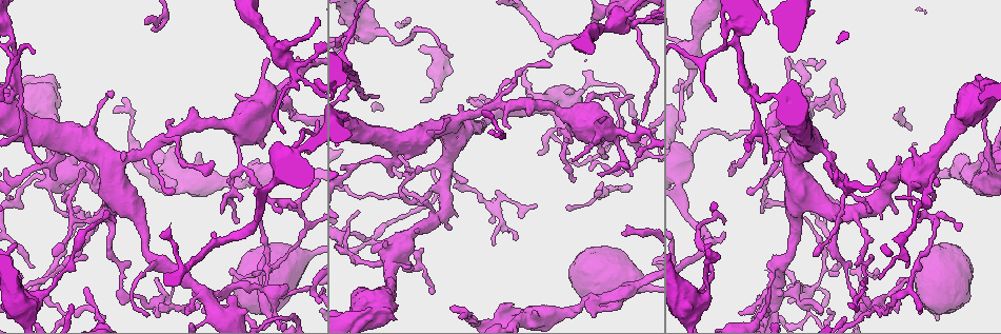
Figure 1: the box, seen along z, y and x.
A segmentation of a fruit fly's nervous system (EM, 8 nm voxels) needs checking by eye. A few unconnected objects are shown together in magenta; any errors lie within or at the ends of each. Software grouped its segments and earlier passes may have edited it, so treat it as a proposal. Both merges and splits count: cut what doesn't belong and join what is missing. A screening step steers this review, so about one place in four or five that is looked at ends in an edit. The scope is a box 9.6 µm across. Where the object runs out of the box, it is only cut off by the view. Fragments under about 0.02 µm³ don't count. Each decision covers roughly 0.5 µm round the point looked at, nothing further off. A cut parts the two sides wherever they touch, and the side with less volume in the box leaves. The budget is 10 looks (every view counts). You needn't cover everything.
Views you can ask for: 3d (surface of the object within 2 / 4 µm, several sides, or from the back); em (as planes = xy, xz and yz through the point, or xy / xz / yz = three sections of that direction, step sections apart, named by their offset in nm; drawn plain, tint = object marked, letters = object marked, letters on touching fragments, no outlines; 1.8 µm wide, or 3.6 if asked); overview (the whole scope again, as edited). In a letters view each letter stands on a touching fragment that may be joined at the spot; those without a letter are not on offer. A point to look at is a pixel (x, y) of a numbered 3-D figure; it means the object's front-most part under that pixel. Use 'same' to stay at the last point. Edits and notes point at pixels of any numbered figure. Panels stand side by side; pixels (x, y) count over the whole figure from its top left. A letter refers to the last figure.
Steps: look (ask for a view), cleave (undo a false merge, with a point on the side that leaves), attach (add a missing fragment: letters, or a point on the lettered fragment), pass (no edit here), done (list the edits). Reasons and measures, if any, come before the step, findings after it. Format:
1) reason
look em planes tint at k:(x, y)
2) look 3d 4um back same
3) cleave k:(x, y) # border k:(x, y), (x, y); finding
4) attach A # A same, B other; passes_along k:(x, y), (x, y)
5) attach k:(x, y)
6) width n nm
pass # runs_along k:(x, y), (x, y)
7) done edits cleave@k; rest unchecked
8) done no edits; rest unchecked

abrupt turn
look 3d 2um at 1:(828, 100)

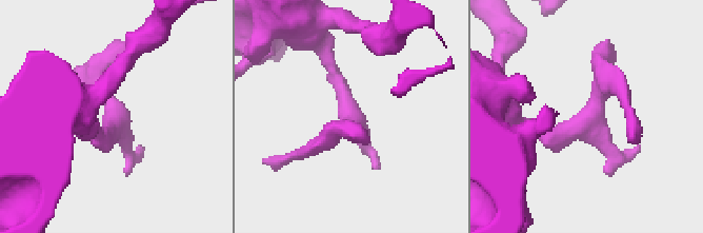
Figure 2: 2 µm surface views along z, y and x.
look em planes letters at 2:(113, 116)

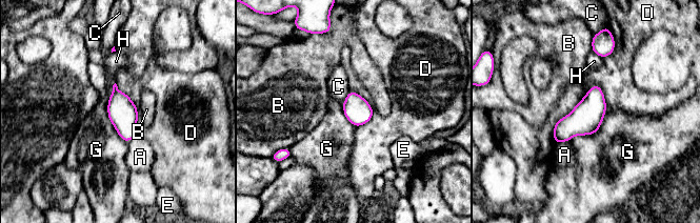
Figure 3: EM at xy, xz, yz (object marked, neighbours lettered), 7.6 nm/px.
pass # A other, B other, C other, D other, E other, G other, H other; border 3:(115, 82), (108, 97); continuous, no second cell

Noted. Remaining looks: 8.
thick turns thin
look 3d 4um back at 1:(261, 283)

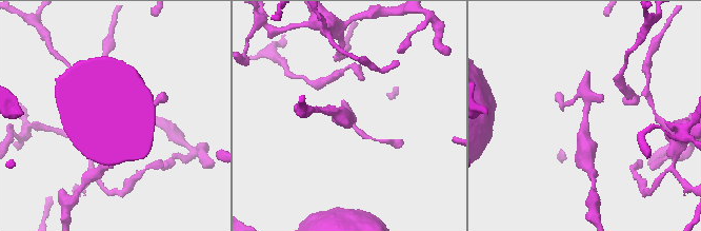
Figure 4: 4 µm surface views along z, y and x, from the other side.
need the tissue
look em xz step 4 tint at 4:(584, 120)

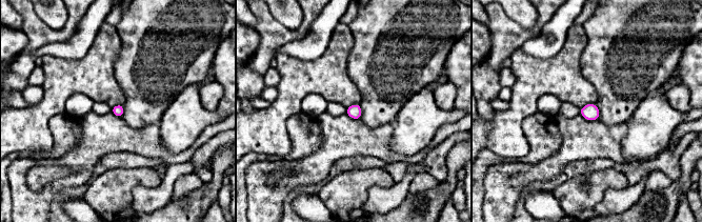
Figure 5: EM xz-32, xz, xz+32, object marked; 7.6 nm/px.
look em planes letters same

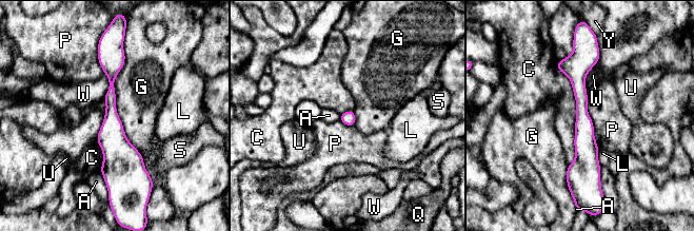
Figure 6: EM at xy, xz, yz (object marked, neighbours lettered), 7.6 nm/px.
pass # A other, C other, G other, L other, P other, Q other, S other, U other, W other, Y other; continuous, no second cell

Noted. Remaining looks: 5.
thick turns thin
look em 3.6um yz step 8 tint at 1:(228, 315)

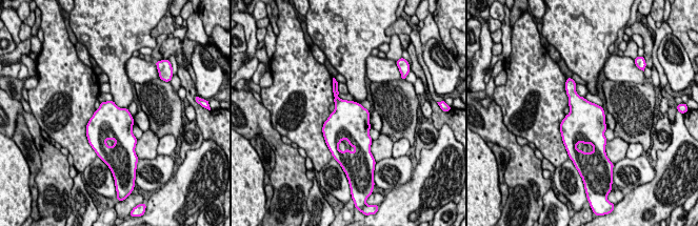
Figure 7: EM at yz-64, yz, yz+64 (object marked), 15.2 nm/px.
cut it another way
look em 3.6um planes letters same

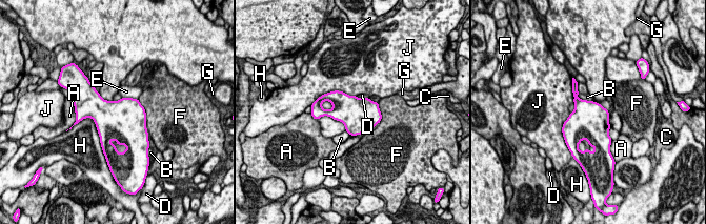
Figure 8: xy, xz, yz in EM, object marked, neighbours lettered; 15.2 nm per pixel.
longest_contact F 550 nm
pass # A other, B other, C other, D other, E other, F other, G other, H other, J other; border 8:(83, 118), (94, 121), (102, 147); continuous, no second cell

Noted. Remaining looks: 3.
tapers out
look em xy step 4 letters at 1:(451, 307)

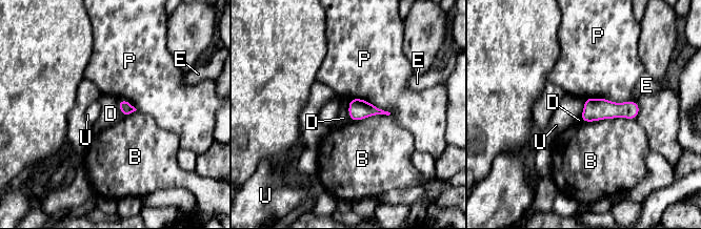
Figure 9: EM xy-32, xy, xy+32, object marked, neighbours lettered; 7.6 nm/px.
pass # B other, D other, E other, P other, U other; none of them fits

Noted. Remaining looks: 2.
branch stops here
look em 3.6um planes letters at 1:(452, 55)

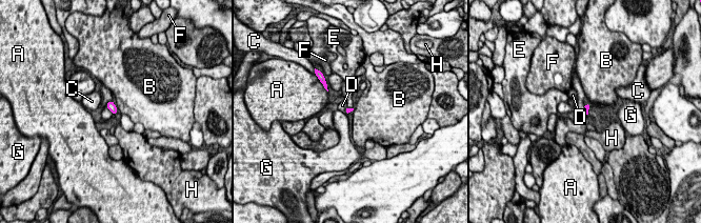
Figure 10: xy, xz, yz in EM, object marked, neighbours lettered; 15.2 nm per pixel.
longest_contact D 180 nm
pass # A other, B other, C other, D other, E other, F other, G other, H other; border 10:(116, 106), (118, 110); no lettered fragment goes on from it

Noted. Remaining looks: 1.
done no edits; rest unchecked

